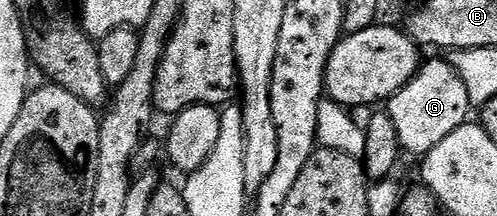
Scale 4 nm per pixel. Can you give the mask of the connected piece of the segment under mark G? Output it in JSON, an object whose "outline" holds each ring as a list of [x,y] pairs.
{"outline":[[[441,58],[431,60],[428,64],[426,61],[417,75],[397,95],[391,97],[385,110],[393,118],[393,126],[397,126],[400,149],[404,153],[424,154],[444,141],[453,130],[468,123],[467,111],[472,111],[472,108],[465,83],[457,70],[447,58]]]}

